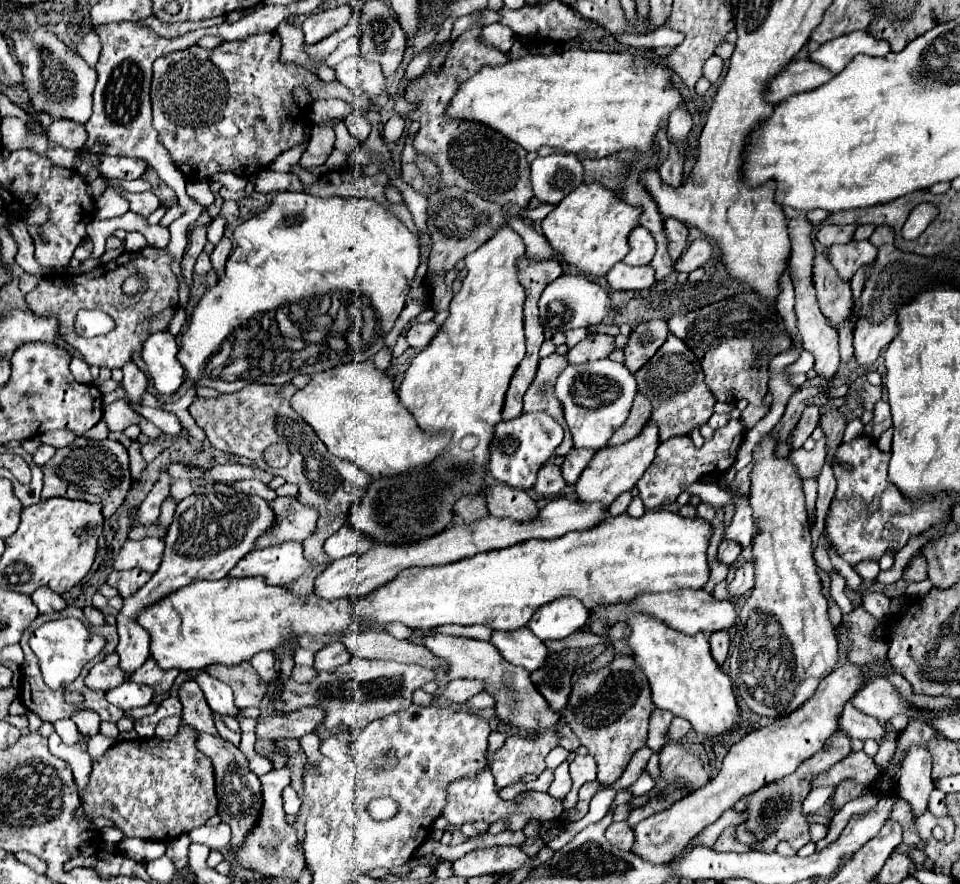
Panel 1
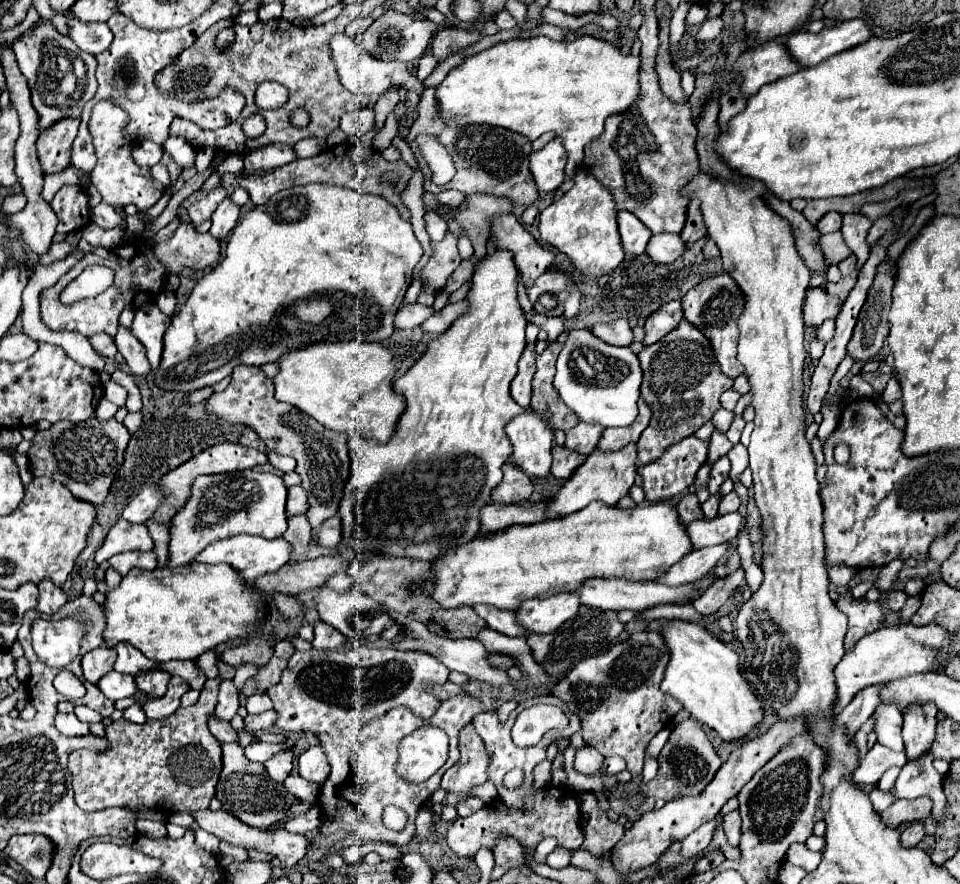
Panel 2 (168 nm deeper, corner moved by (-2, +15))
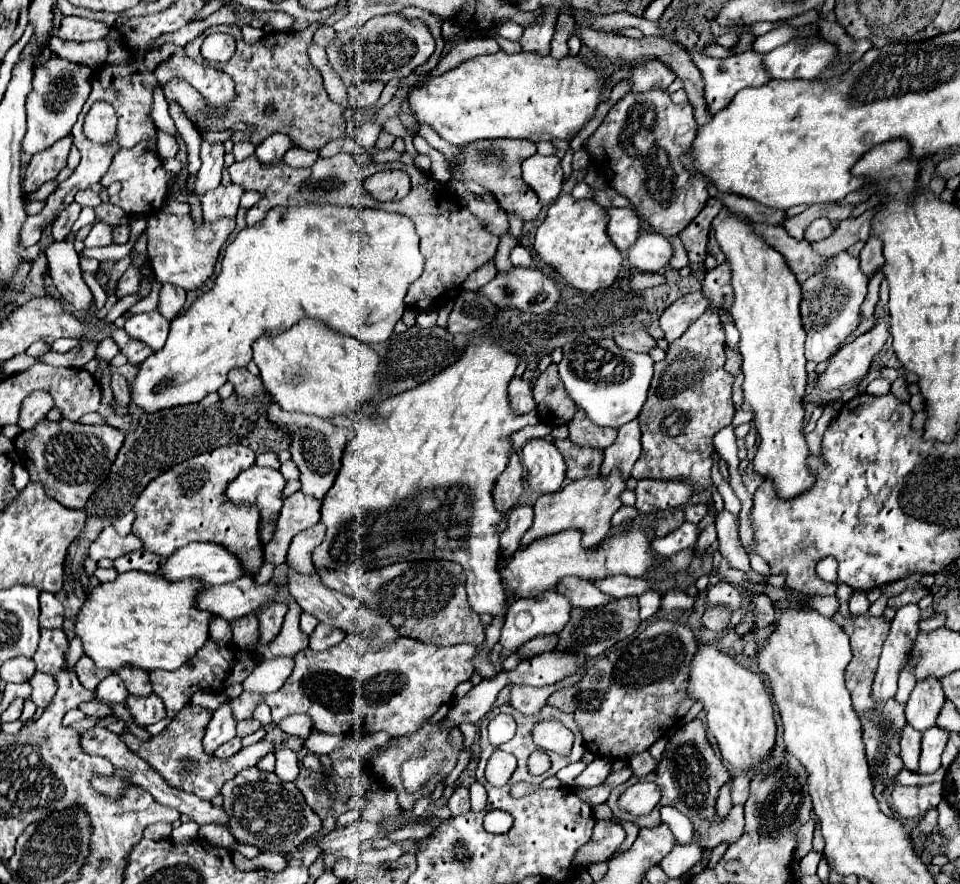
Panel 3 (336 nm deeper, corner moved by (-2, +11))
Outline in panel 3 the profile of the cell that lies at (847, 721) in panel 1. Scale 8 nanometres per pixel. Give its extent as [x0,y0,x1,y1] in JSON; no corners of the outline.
[900,725,922,771]

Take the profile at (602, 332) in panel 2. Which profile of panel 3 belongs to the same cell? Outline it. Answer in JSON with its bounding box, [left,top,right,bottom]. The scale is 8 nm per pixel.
[614,329,656,353]

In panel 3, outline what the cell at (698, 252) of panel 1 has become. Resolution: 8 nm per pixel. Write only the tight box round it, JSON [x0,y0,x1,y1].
[628,233,672,273]

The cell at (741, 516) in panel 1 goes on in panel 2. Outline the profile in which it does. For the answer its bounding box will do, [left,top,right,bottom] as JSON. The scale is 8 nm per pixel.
[686,513,742,549]

